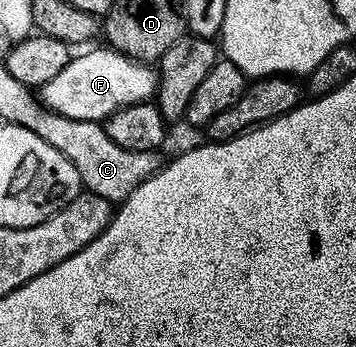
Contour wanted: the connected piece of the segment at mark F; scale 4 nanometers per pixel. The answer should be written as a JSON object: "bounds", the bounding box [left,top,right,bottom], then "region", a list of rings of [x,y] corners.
{"bounds":[41,46,157,122],"region":[[[110,46],[102,47],[95,48],[92,52],[83,52],[80,56],[72,55],[64,68],[50,82],[43,85],[41,100],[50,111],[74,120],[102,122],[117,110],[121,110],[130,104],[142,104],[150,101],[156,95],[157,72],[154,67],[137,60],[131,60],[128,56],[122,56],[121,53]]]}

